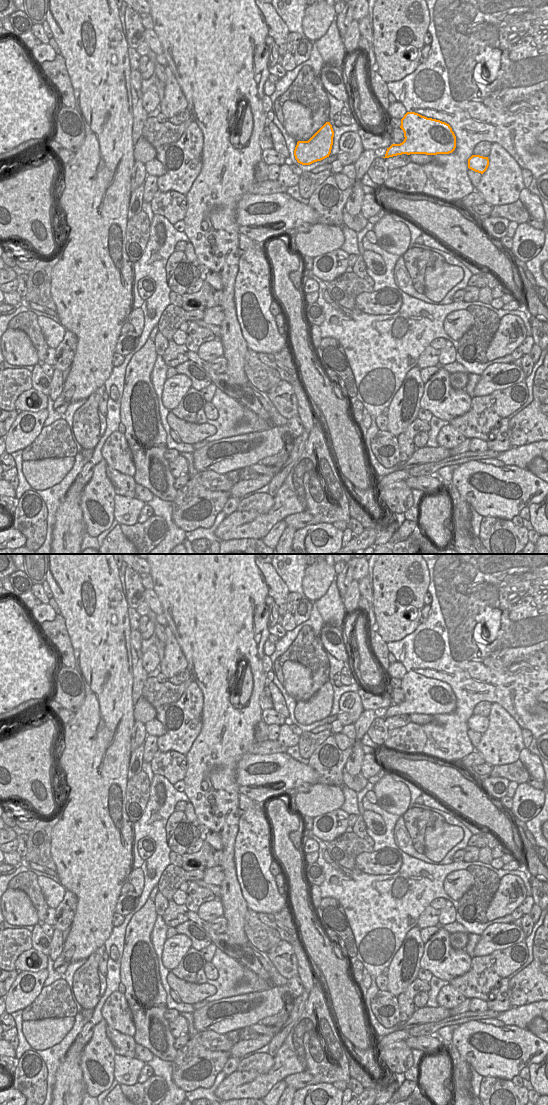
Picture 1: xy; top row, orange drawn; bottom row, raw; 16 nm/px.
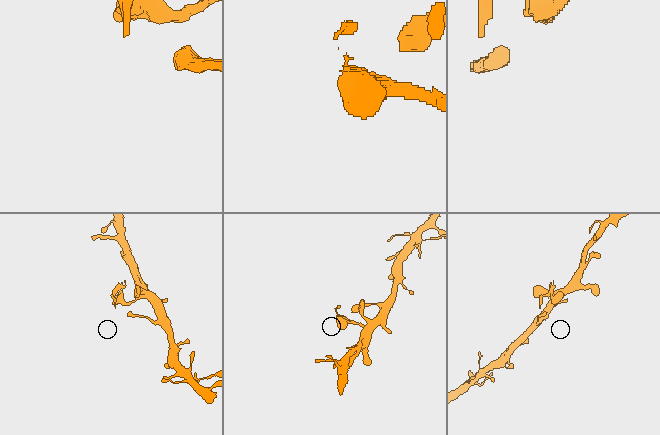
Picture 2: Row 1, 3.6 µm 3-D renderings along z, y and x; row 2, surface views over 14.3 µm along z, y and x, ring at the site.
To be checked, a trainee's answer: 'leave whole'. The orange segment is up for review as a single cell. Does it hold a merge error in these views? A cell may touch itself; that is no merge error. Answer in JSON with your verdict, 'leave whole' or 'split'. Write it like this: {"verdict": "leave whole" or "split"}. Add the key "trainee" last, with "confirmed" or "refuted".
{"verdict": "split", "trainee": "refuted"}

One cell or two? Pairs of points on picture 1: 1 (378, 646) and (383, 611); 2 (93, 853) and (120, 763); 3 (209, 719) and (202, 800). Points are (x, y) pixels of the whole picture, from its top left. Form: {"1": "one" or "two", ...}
{"1": "two", "2": "one", "3": "one"}

